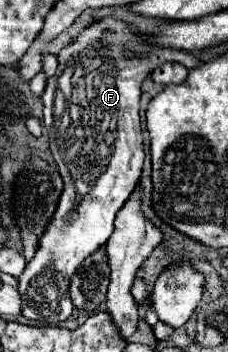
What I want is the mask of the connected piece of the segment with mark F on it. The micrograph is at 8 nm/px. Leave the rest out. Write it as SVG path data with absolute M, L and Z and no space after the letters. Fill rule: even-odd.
M107 17L81 31L81 35L67 47L63 47L57 55L57 73L47 81L45 93L41 97L43 127L49 135L49 149L59 167L65 189L57 205L53 225L49 225L49 233L45 233L35 257L27 263L25 271L19 277L19 295L23 301L21 315L33 321L33 325L59 325L71 315L73 303L69 297L69 277L87 255L97 251L109 239L109 235L113 233L113 221L117 211L129 199L139 181L145 159L143 131L139 121L139 97L143 79L151 73L151 69L165 61L182 62L188 70L198 66L196 57L162 47L149 47L149 54L141 57L141 61L125 61L121 59L121 41L125 41L125 37L139 37L139 33L133 31L131 25L113 17Z

